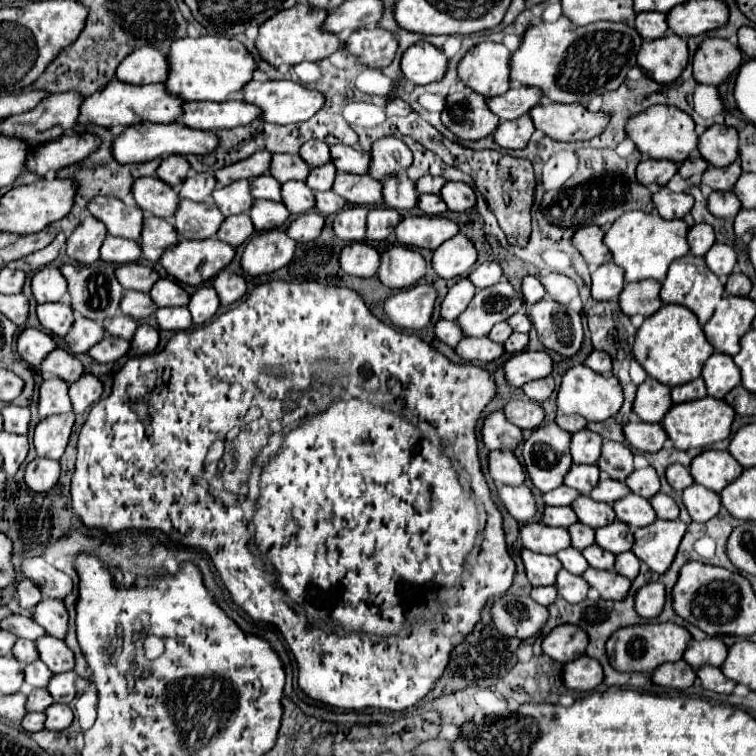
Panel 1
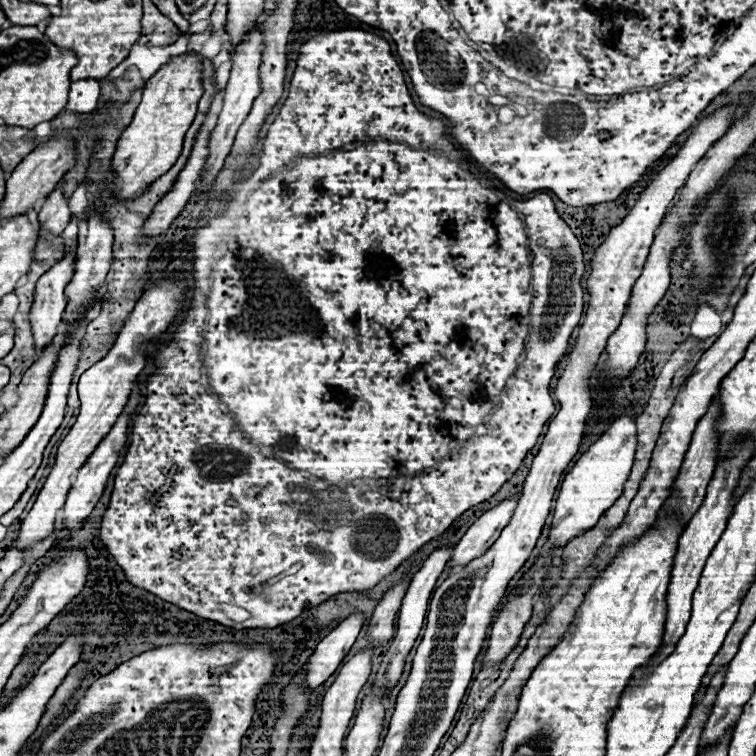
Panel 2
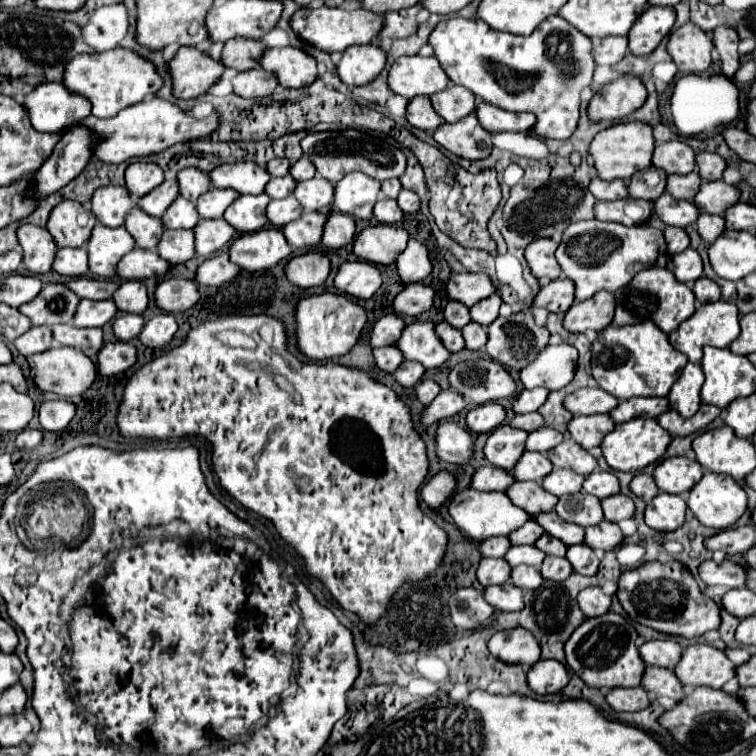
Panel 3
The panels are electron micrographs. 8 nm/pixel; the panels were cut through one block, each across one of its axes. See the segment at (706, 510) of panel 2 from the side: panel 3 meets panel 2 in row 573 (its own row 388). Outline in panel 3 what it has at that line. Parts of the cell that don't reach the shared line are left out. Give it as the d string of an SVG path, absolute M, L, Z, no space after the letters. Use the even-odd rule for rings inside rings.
M688 362L668 394L670 408L680 412L684 418L694 416L702 404L702 398L700 398L702 380L704 380L702 368L698 364Z

